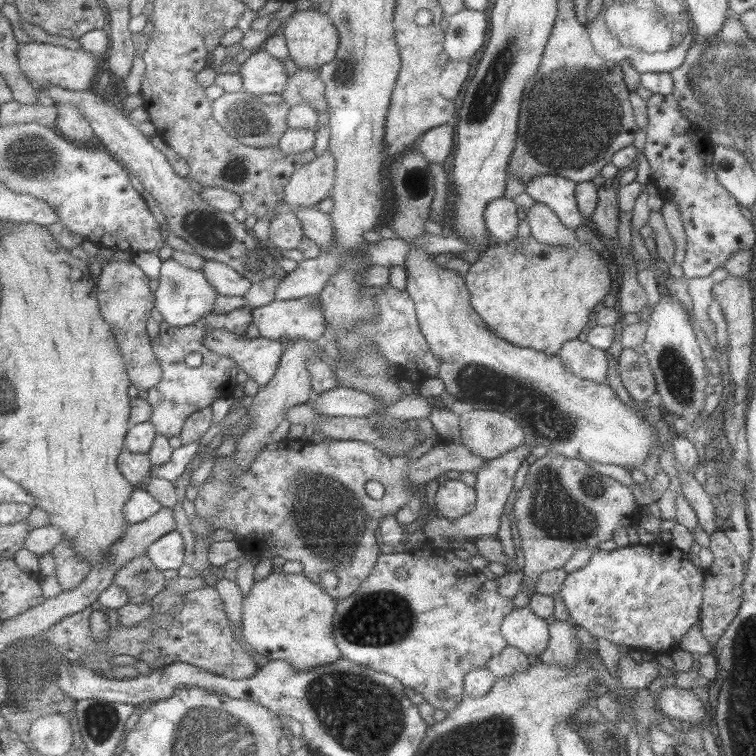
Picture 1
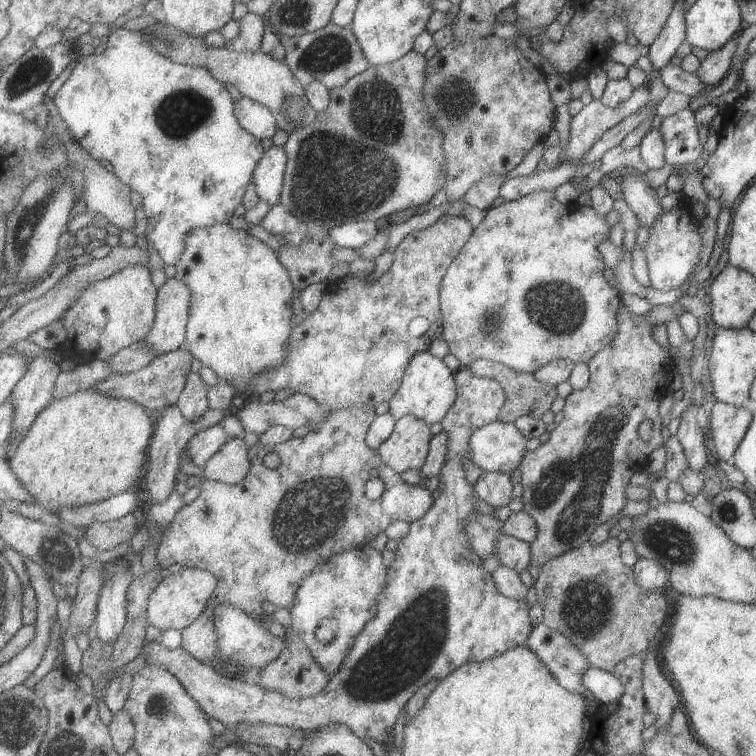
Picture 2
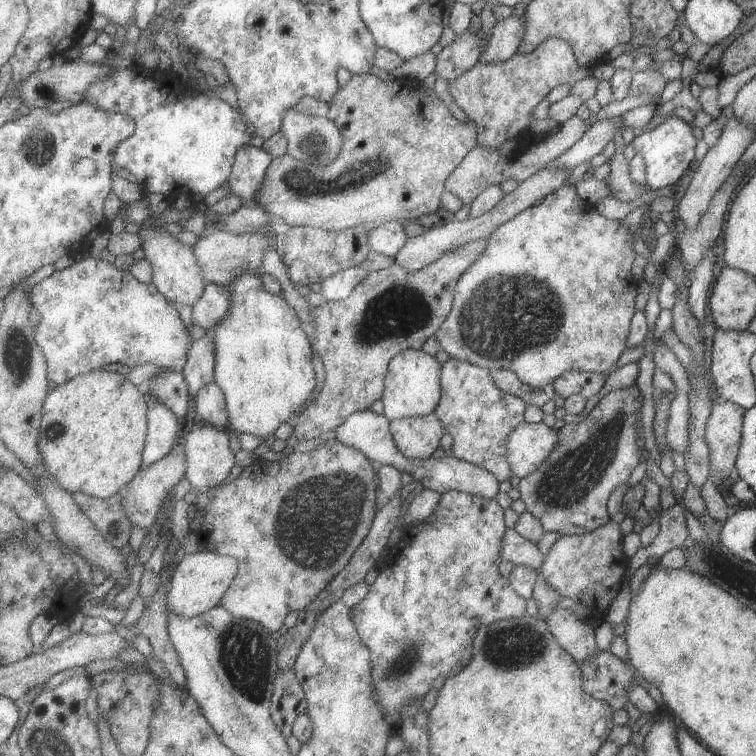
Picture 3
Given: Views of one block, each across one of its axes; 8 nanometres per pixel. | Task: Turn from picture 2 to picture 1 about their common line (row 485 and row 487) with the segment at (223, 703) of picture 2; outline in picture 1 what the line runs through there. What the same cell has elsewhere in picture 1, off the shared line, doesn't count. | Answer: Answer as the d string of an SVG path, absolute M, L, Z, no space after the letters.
M446 480L436 487L434 515L453 520L471 511L476 501L476 492L458 480Z

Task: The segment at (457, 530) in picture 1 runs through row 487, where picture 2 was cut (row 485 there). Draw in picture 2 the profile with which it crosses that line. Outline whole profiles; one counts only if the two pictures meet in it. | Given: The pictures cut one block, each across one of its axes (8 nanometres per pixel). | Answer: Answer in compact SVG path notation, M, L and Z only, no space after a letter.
M483 471L473 485L475 495L494 509L509 503L511 487L509 475L496 471Z

